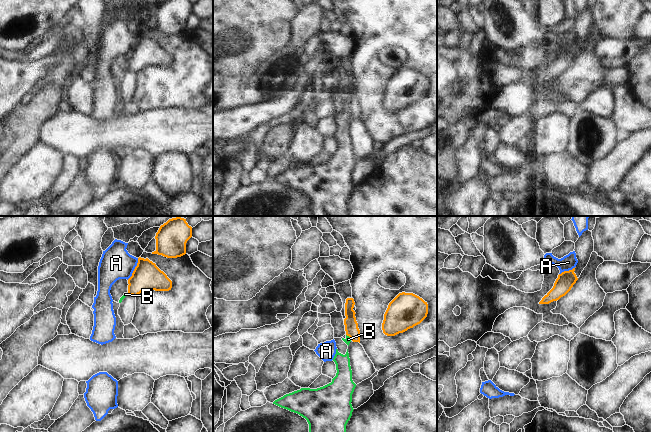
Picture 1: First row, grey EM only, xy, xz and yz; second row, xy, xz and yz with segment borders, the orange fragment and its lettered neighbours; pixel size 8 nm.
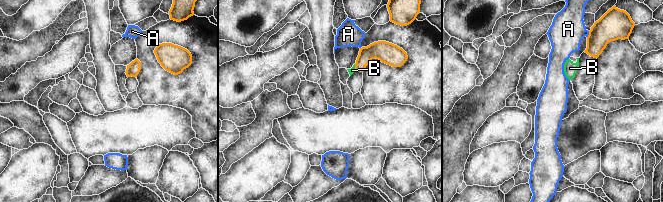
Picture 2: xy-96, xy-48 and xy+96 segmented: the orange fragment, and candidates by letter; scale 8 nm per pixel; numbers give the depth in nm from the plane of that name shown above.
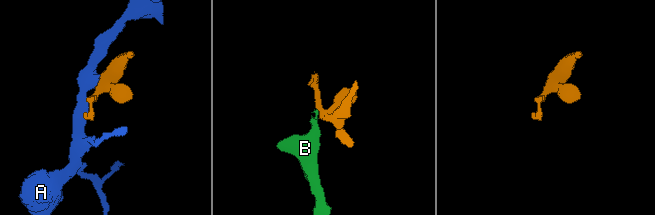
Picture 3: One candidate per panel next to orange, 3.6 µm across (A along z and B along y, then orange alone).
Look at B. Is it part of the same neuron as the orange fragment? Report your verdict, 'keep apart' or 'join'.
keep apart

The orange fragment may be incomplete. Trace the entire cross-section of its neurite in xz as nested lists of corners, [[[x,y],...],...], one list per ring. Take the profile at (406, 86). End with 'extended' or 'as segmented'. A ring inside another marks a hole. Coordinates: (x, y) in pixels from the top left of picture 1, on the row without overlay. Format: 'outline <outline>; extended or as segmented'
outline [[[399,69],[388,81],[382,99],[383,109],[395,112],[420,100],[428,90],[428,80],[413,69]]]; as segmented

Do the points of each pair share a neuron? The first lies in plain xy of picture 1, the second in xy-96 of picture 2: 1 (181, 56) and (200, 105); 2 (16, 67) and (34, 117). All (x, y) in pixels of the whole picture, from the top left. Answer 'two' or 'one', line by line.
1: one
2: two

